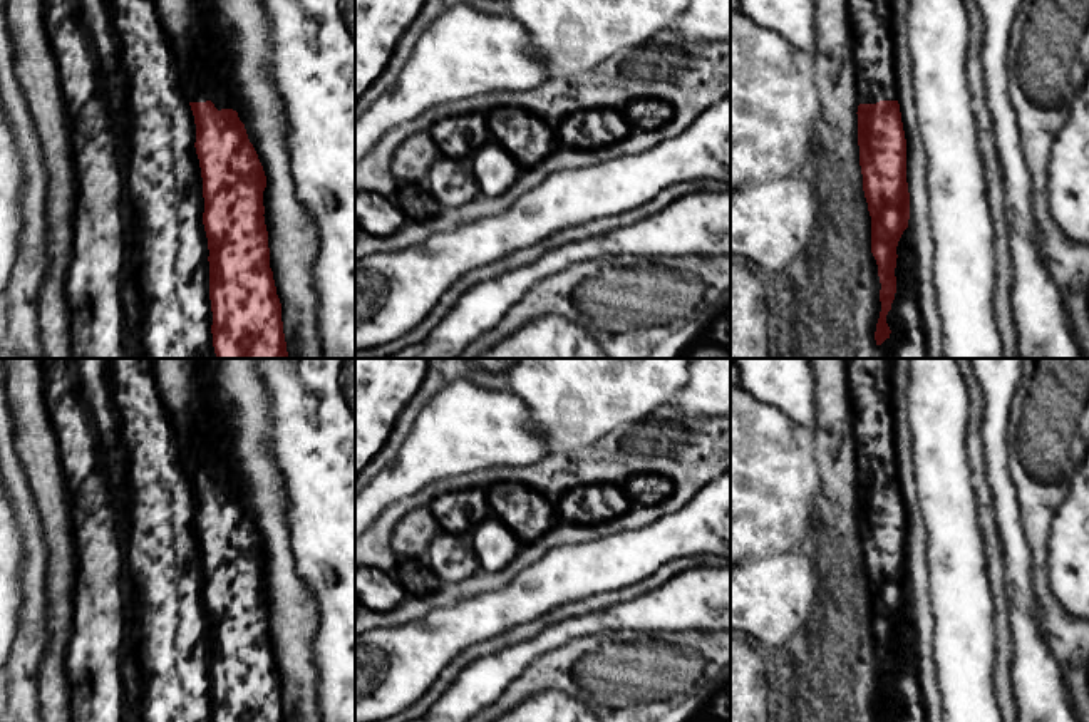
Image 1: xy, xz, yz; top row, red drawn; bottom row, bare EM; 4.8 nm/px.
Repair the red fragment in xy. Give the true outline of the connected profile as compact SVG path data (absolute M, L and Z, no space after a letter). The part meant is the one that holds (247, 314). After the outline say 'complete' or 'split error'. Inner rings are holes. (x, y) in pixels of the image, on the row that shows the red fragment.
M194 54L186 87L196 124L194 147L203 178L213 347L216 358L288 358L263 216L266 176L245 124L228 97L218 60L216 54Z; split error

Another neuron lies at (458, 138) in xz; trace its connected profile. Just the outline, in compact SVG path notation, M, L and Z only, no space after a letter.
M484 112L441 119L429 134L444 157L466 162L479 147L493 141Z

